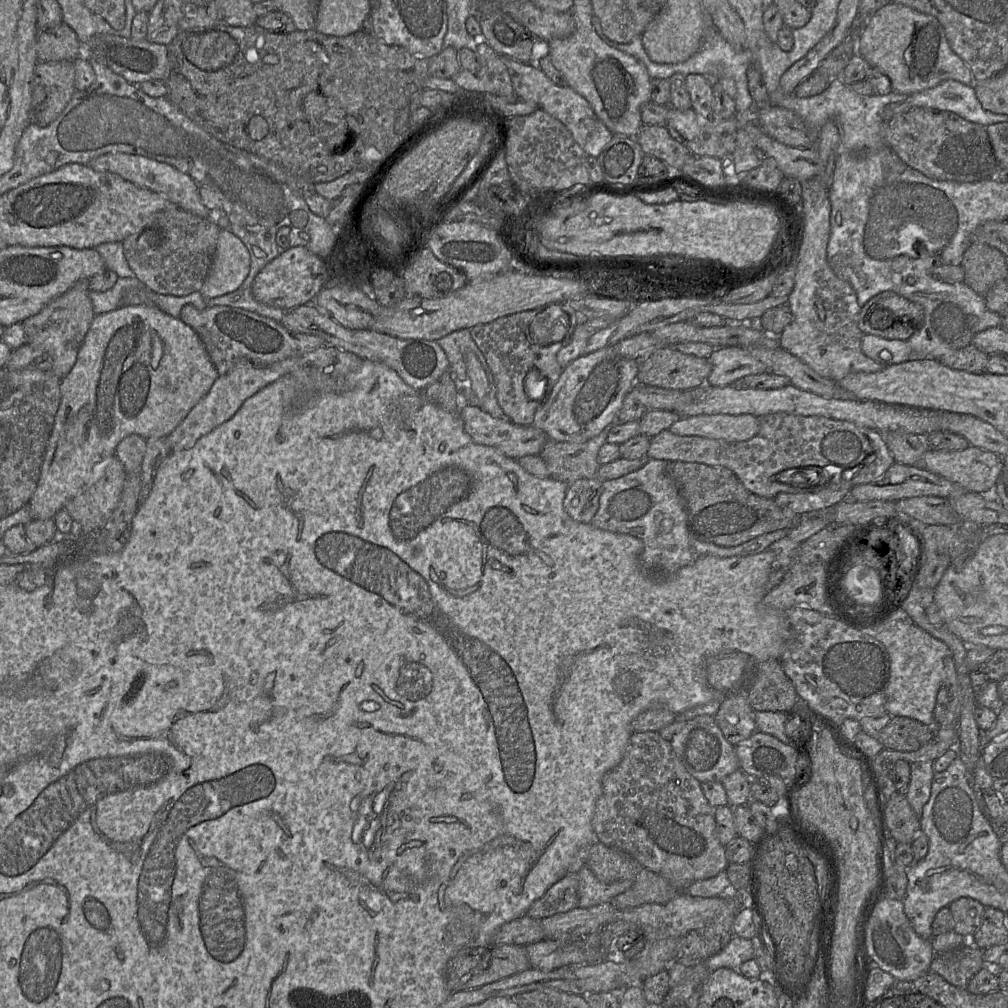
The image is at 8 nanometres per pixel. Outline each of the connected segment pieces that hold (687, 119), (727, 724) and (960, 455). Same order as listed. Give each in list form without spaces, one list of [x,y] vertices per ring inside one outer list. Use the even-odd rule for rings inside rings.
[[[668,106],[666,128],[672,137],[687,147],[694,156],[729,159],[736,150],[739,121],[735,117],[714,121],[697,114],[693,109],[684,111]]]
[[[745,694],[726,697],[720,703],[714,719],[725,739],[733,746],[749,738],[757,731],[754,710]]]
[[[969,445],[966,449],[957,451],[927,450],[921,458],[920,464],[915,466],[940,475],[966,491],[991,494],[1003,469],[1003,457],[994,452]]]

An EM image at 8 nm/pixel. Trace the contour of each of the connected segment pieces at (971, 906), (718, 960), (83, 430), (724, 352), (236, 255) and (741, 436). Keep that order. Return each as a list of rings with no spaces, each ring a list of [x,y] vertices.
[[[962,897],[949,905],[954,920],[953,931],[970,939],[979,929],[985,908],[980,902]]]
[[[733,936],[721,951],[710,956],[704,963],[710,972],[719,968],[738,970],[739,966],[754,958],[752,939]]]
[[[128,305],[121,306],[107,313],[95,315],[87,331],[84,341],[79,348],[77,359],[69,373],[61,379],[61,401],[55,415],[54,424],[48,439],[44,459],[41,466],[40,478],[36,489],[28,504],[32,519],[53,519],[54,515],[73,497],[80,494],[92,485],[103,473],[111,458],[115,456],[116,447],[125,437],[136,434],[145,440],[168,436],[197,405],[197,403],[209,392],[212,385],[219,377],[204,344],[198,334],[180,318],[175,318],[155,306]]]
[[[738,346],[715,348],[708,357],[708,361],[712,365],[712,369],[706,383],[715,387],[729,386],[744,376],[767,372],[764,363],[753,357],[748,349]]]
[[[221,229],[209,273],[200,289],[204,298],[237,290],[250,270],[250,255],[243,242],[229,229]]]
[[[712,414],[681,417],[668,429],[678,436],[700,436],[728,442],[753,438],[760,430],[759,418],[751,414]]]

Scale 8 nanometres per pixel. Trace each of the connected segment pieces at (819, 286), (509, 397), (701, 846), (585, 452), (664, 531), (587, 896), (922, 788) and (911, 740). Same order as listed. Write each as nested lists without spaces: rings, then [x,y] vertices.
[[[818,176],[801,181],[799,210],[804,220],[802,241],[796,260],[793,290],[788,296],[792,321],[778,336],[779,345],[825,378],[834,381],[850,373],[874,373],[885,366],[867,357],[861,348],[864,333],[859,328],[860,305],[851,285],[840,279],[827,261],[831,205],[828,188]]]
[[[553,303],[503,316],[470,329],[473,340],[484,354],[493,374],[498,403],[512,423],[532,425],[542,401],[534,401],[527,396],[525,377],[531,369],[537,368],[547,379],[548,395],[564,369],[557,362],[557,354],[570,342],[578,324],[579,315],[568,303]]]
[[[656,731],[633,732],[621,762],[602,779],[592,826],[598,842],[625,852],[679,890],[716,876],[728,865],[725,847],[716,834],[715,808],[705,798],[701,783],[679,761],[670,742]]]
[[[610,427],[584,443],[548,441],[539,456],[547,465],[549,477],[568,487],[579,479],[596,478],[598,452],[607,442]]]
[[[649,459],[639,470],[617,479],[602,481],[599,508],[592,526],[634,536],[643,543],[640,561],[655,564],[668,576],[700,558],[748,556],[765,551],[772,543],[787,536],[790,529],[779,529],[759,535],[734,547],[722,547],[692,538],[687,529],[687,505],[672,476],[673,461]]]
[[[586,864],[581,867],[578,874],[578,907],[582,908],[610,903],[614,897],[626,891],[633,883],[631,880],[604,883],[594,875]]]
[[[918,761],[911,764],[911,779],[905,796],[919,819],[931,795],[934,777],[933,762]]]
[[[892,717],[880,731],[879,741],[885,749],[912,752],[920,749],[935,736],[935,728],[909,717]]]

